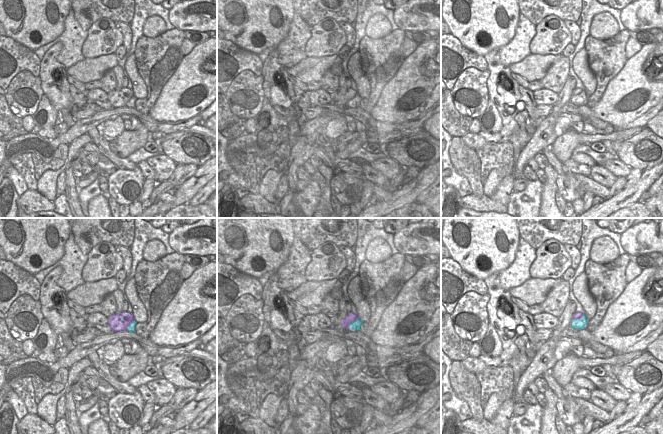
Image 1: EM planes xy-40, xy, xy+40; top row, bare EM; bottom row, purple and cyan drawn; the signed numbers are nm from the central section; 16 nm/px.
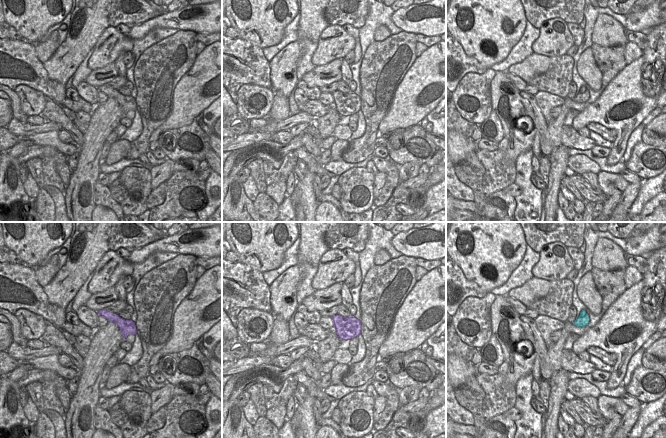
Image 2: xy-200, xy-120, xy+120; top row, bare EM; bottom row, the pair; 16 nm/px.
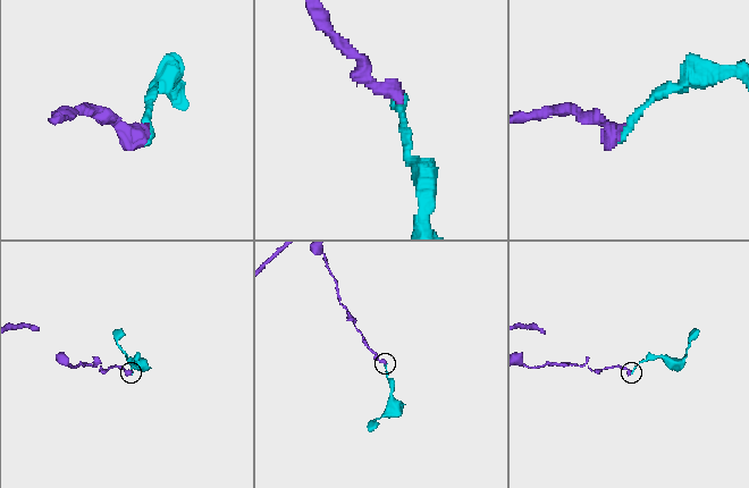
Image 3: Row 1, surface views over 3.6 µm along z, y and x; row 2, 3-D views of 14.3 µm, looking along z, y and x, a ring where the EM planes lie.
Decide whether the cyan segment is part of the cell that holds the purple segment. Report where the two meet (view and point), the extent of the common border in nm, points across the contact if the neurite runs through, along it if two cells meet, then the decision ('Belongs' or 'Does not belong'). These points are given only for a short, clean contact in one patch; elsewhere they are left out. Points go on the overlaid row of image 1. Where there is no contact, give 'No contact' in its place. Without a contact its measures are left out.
Touches purple at xy (351, 321). Shared border 260 nm. Path across: xy (350, 316), (351, 321), (355, 324). Belongs

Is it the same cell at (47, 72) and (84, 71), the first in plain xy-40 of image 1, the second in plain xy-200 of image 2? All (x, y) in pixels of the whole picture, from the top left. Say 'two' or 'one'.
two

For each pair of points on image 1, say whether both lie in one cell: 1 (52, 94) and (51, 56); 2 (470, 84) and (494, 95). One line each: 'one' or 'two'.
1: one
2: two

